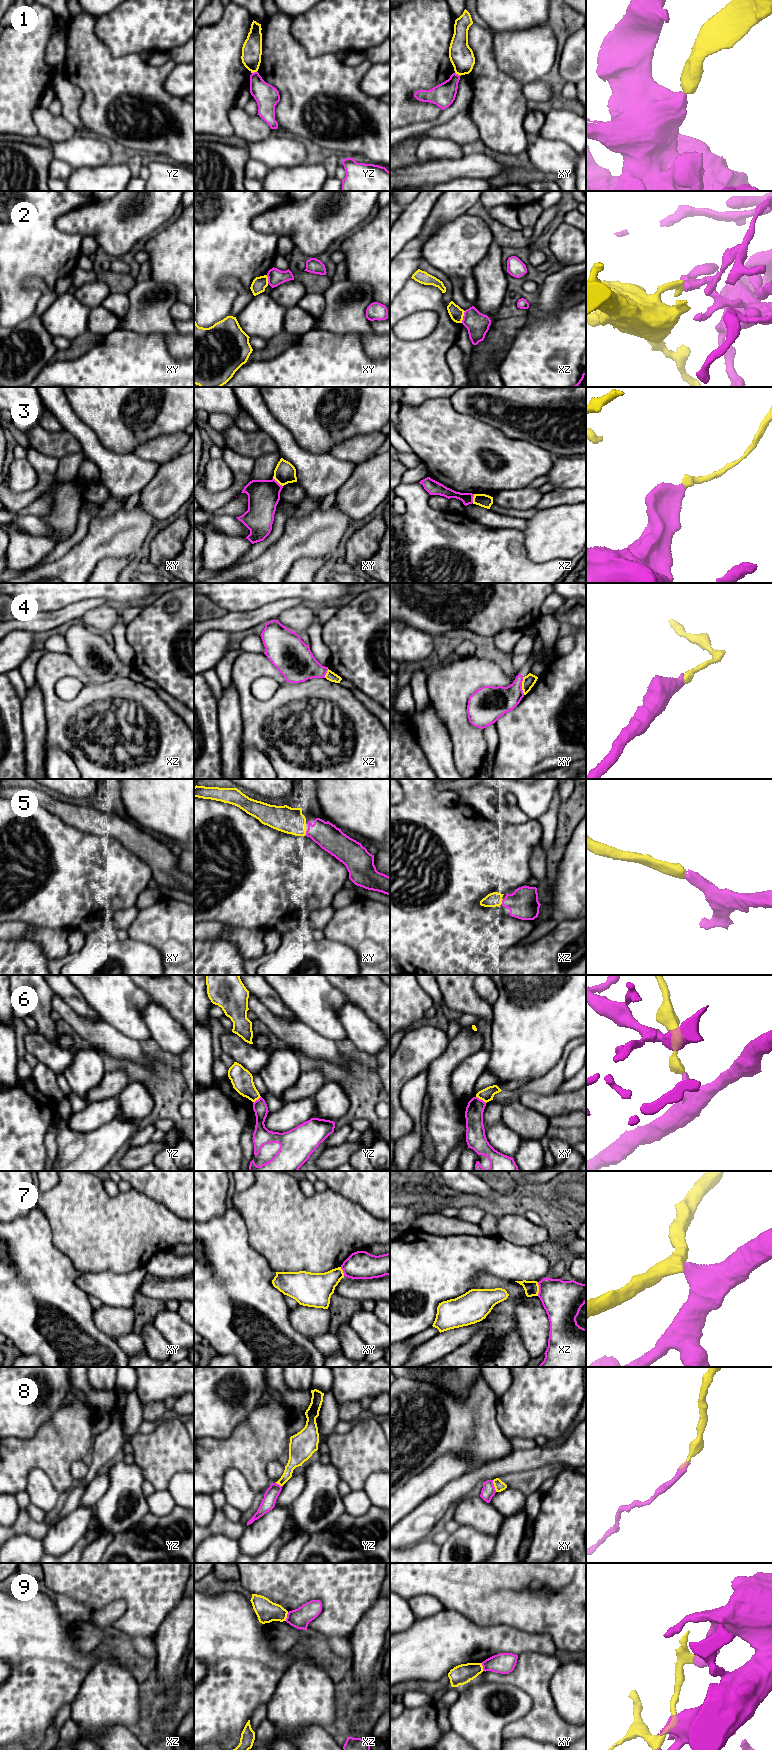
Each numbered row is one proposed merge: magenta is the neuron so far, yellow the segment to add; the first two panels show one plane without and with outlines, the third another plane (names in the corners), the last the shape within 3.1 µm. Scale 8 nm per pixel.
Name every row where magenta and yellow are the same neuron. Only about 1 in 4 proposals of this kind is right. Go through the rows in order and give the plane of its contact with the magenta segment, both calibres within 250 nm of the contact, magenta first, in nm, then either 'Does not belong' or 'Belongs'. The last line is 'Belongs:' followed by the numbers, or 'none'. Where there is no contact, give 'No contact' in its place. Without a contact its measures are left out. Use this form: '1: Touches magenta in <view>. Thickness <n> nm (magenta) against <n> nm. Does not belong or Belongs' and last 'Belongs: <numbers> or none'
1: Touches magenta in xy. Thickness 190 nm (magenta) against 190 nm. Does not belong
2: Touches magenta in xz. Thickness 190 nm (magenta) against 110 nm. Does not belong
3: Touches magenta in xy. Thickness 260 nm (magenta) against 170 nm. Does not belong
4: Touches magenta in xy. Thickness 240 nm (magenta) against 100 nm. Does not belong
5: Touches magenta in xy. Thickness 200 nm (magenta) against 220 nm. Belongs
6: Touches magenta in xy. Thickness 140 nm (magenta) against 110 nm. Does not belong
7: Touches magenta in xz. Thickness 320 nm (magenta) against 120 nm. Does not belong
8: Touches magenta in xy. Thickness 110 nm (magenta) against 80 nm. Does not belong
9: Touches magenta in xz. Thickness 160 nm (magenta) against 170 nm. Does not belong
Belongs: 5

